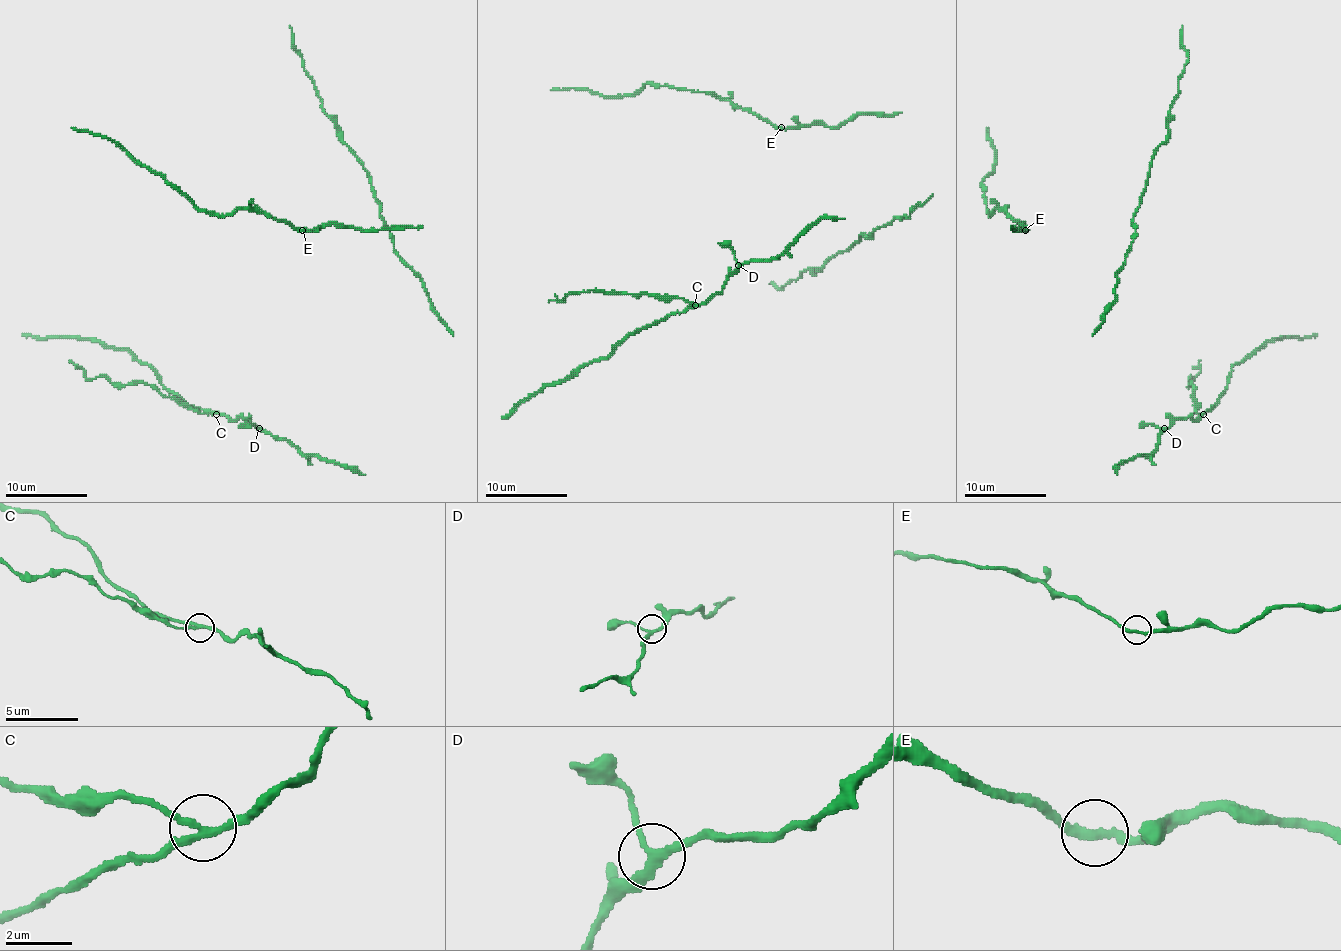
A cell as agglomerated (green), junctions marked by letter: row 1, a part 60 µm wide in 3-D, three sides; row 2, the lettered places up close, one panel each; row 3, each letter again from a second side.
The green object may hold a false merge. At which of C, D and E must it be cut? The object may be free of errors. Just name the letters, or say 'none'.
C

